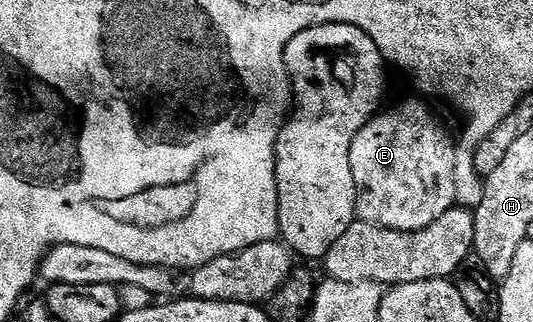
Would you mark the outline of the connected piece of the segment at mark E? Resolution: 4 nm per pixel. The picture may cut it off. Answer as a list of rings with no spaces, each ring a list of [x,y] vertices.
[[[419,98],[408,99],[405,103],[396,103],[392,108],[381,110],[372,116],[372,120],[354,137],[354,145],[350,145],[350,173],[354,175],[354,185],[356,186],[356,217],[362,222],[370,222],[376,226],[382,226],[390,230],[410,231],[422,230],[430,225],[432,221],[437,221],[438,217],[449,214],[453,210],[456,198],[456,174],[454,173],[454,161],[456,160],[456,149],[454,139],[444,132],[444,127],[432,116],[432,111]]]

